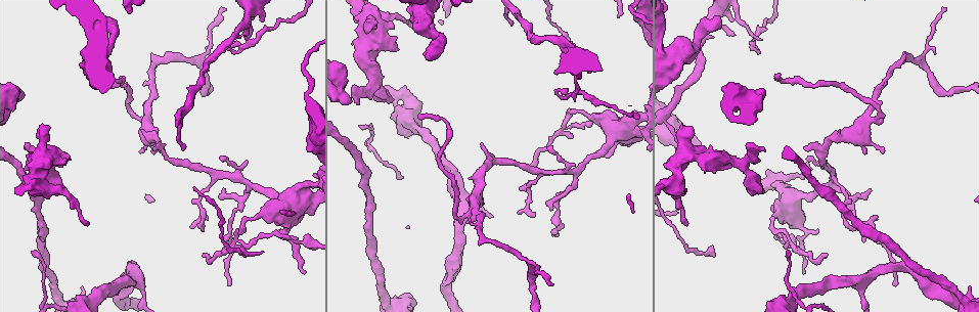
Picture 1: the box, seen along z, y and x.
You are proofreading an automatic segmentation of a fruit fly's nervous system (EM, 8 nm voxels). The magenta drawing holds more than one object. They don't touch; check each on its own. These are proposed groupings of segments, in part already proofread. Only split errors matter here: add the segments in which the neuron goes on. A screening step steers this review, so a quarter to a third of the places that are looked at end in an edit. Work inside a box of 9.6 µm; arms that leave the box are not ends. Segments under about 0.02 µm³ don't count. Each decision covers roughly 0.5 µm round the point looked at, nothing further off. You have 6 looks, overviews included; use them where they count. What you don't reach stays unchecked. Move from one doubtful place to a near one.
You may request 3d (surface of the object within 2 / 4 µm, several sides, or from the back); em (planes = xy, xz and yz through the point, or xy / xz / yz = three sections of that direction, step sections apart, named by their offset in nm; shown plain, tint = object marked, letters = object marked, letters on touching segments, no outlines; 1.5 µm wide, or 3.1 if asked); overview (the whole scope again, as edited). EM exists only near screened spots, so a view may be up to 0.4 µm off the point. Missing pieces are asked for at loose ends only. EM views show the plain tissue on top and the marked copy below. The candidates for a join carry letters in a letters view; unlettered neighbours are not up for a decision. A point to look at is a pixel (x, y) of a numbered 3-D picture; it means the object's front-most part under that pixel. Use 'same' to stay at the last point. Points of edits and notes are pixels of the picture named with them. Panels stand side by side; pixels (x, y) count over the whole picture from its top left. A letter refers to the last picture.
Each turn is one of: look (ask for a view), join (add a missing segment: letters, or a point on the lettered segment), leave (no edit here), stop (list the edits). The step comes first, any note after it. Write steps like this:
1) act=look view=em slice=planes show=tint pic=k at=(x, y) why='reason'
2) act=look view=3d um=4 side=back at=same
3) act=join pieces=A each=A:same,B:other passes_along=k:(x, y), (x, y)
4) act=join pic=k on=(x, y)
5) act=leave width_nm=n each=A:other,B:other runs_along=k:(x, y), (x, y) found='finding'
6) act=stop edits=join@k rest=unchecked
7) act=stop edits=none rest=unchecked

act=look view=em slice=planes show=letters pic=1 at=(140, 150) why='free end'

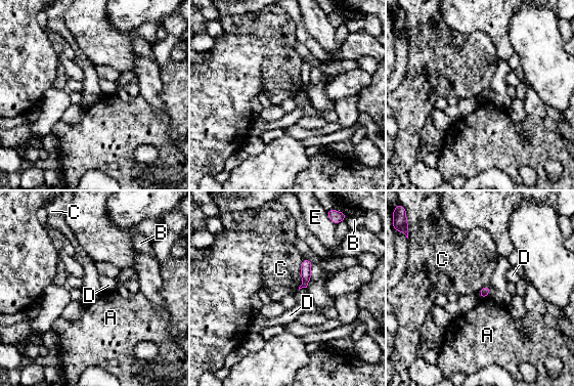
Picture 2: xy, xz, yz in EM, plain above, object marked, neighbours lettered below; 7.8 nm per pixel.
act=leave each=A:other,B:other,C:other,D:other,E:other border=2:(304, 259), (298, 289) found='no lettered segment goes on from it'

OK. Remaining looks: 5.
act=look view=em slice=planes show=letters pic=1 at=(805, 150) why='branch stops here'

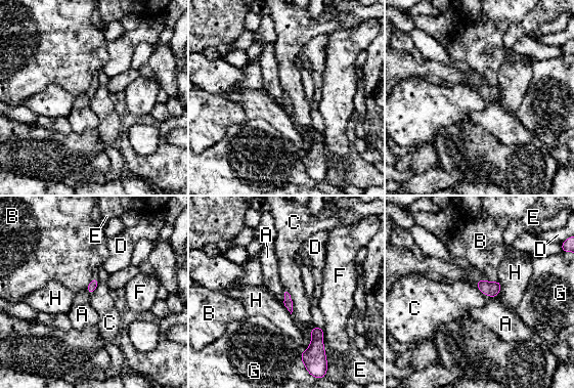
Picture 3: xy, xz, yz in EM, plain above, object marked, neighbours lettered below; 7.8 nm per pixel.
act=leave longest_contact=C:220nm each=A:other,B:other,C:other,D:other,E:other,F:other,G:other,H:other border=3:(314, 327), (310, 345), (302, 352) found='none of them fits'

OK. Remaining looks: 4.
act=look view=3d um=4 pic=1 at=(802, 269) why='an open end'

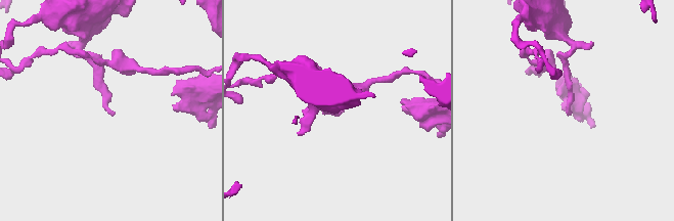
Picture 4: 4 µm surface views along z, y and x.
act=look view=em slice=planes show=tint pic=4 at=(569, 113)

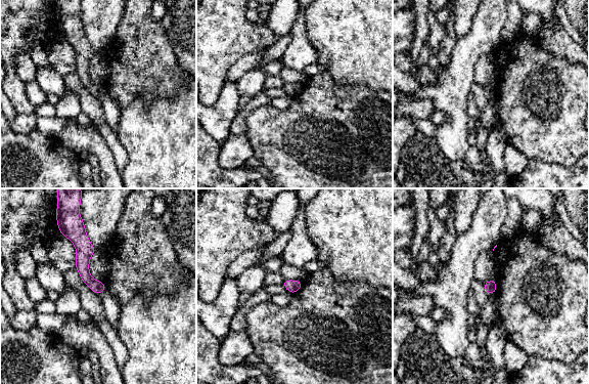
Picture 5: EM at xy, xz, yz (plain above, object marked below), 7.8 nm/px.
act=look view=em slice=planes show=letters at=same why='see the neighbours'

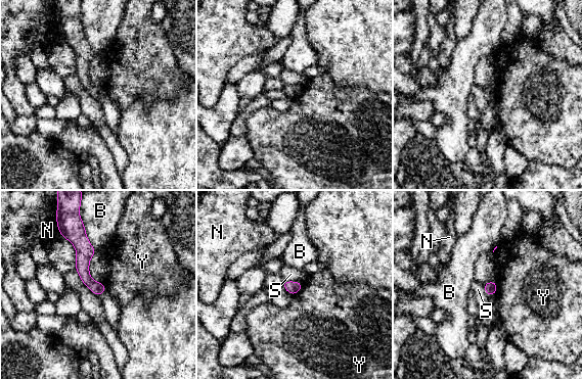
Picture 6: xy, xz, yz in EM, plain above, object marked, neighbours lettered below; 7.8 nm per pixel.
act=leave each=B:other,N:other,S:other,Y:other runs_along=6:(77, 231), (84, 275), (98, 292) found='none of them fits'

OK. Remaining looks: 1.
act=stop edits=none rest=unchecked

